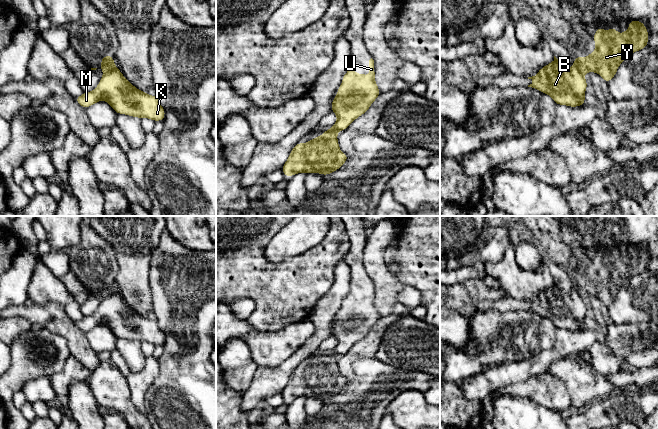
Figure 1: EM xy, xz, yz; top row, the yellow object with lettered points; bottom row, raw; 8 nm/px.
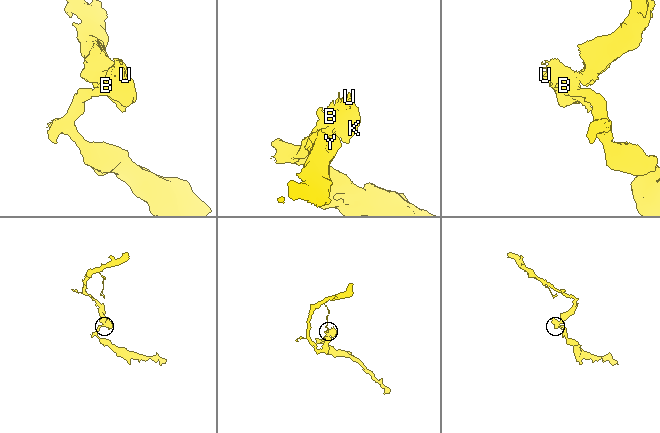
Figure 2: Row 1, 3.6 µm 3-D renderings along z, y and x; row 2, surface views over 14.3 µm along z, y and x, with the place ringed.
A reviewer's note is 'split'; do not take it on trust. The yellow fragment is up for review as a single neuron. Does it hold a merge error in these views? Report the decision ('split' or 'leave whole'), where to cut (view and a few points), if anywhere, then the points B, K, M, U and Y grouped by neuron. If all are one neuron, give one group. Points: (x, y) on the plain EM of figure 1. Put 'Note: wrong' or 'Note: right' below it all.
split; cut yz (575, 284), (583, 296); groups B K M U / Y
Note: right

